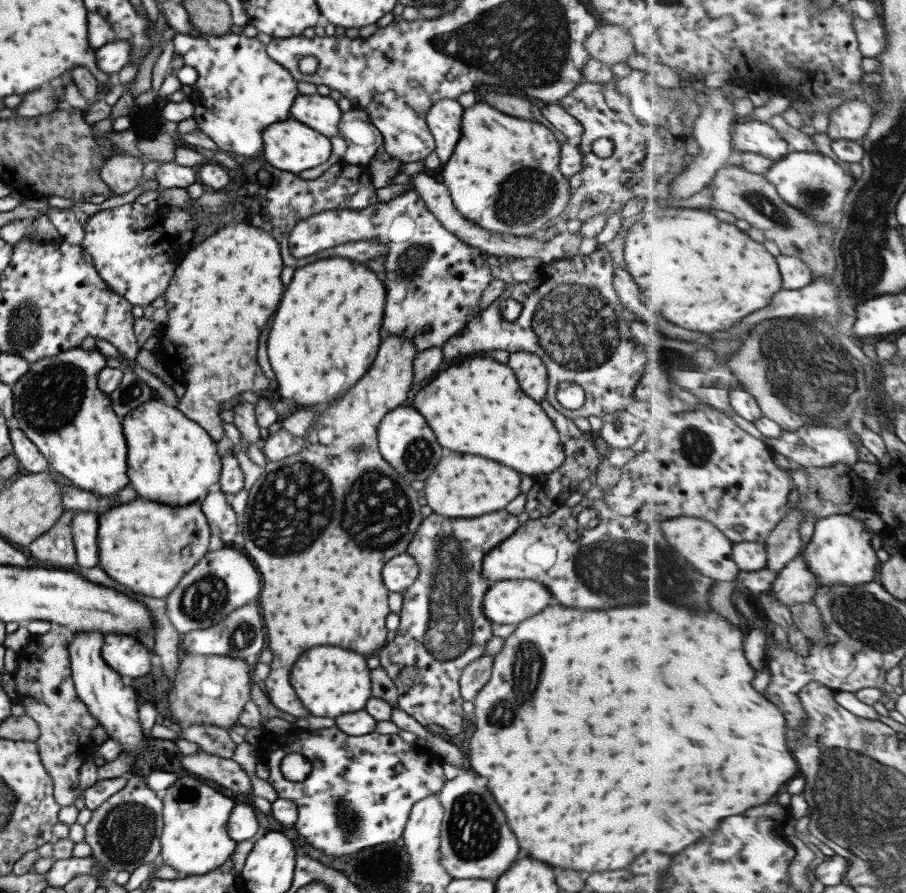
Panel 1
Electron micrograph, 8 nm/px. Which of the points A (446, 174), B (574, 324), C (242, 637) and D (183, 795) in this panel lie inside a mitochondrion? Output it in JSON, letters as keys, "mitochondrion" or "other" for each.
{"A":"other","B":"mitochondrion","C":"mitochondrion","D":"mitochondrion"}

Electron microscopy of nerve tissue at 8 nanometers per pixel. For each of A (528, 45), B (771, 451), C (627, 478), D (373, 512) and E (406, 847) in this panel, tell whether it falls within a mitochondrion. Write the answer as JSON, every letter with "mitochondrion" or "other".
{"A":"mitochondrion","B":"other","C":"other","D":"mitochondrion","E":"other"}

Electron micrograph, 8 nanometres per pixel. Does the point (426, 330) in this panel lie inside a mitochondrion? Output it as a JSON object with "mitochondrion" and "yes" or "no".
{"mitochondrion":"no"}

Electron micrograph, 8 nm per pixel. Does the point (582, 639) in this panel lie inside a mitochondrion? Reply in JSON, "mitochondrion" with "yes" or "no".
{"mitochondrion":"no"}

